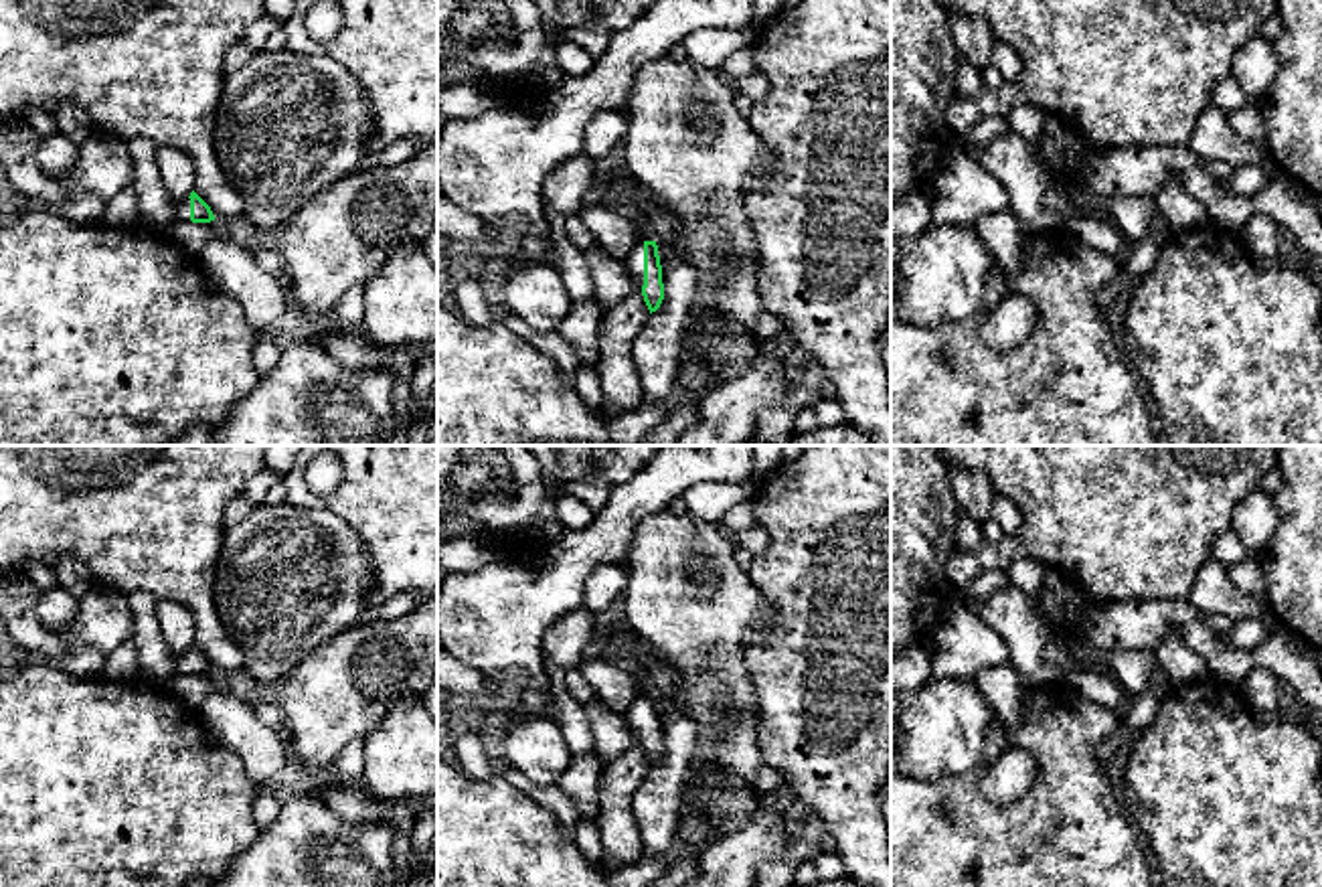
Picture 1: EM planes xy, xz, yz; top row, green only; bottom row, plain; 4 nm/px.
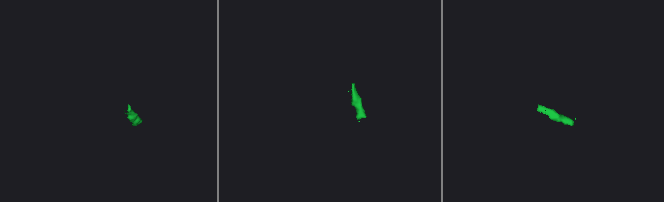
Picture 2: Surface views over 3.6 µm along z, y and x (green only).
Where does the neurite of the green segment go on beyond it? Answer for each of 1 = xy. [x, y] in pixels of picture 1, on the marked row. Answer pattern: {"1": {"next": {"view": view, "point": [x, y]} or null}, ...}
{"1": {"next": {"view": "xy", "point": [183, 207]}}}

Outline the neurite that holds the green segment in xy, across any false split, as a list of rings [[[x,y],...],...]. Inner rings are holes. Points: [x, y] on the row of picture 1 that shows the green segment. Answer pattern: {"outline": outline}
{"outline": [[[194,190],[186,198],[176,203],[176,217],[178,221],[192,221],[192,223],[215,221],[211,207]]]}

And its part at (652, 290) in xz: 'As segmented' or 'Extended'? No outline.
Extended

